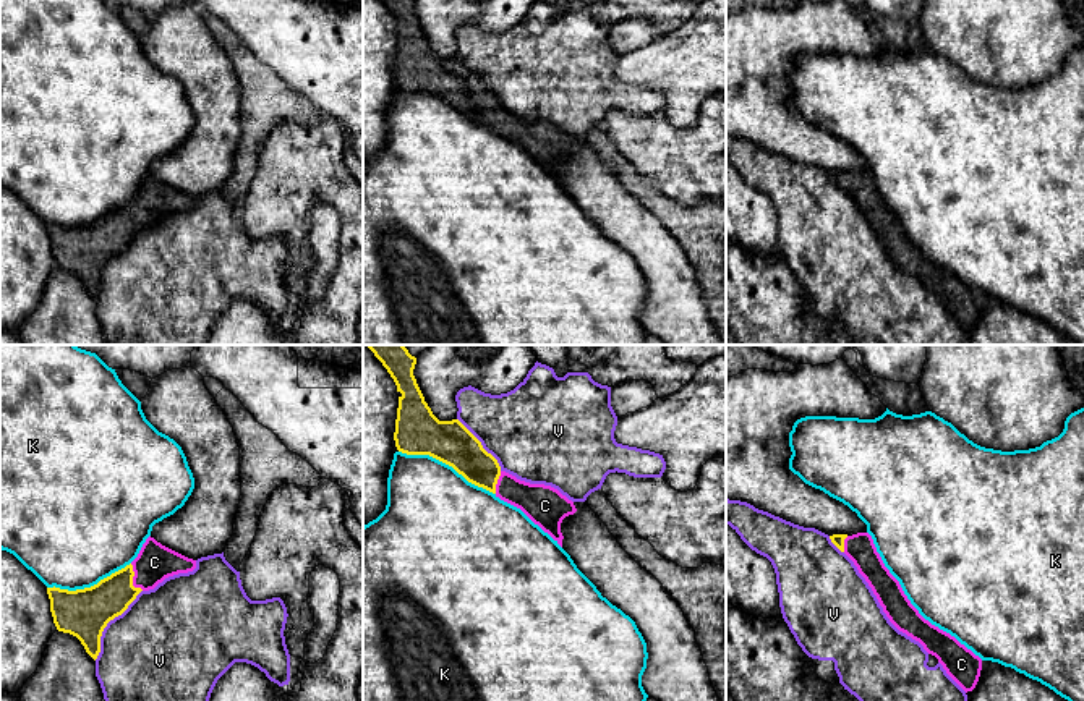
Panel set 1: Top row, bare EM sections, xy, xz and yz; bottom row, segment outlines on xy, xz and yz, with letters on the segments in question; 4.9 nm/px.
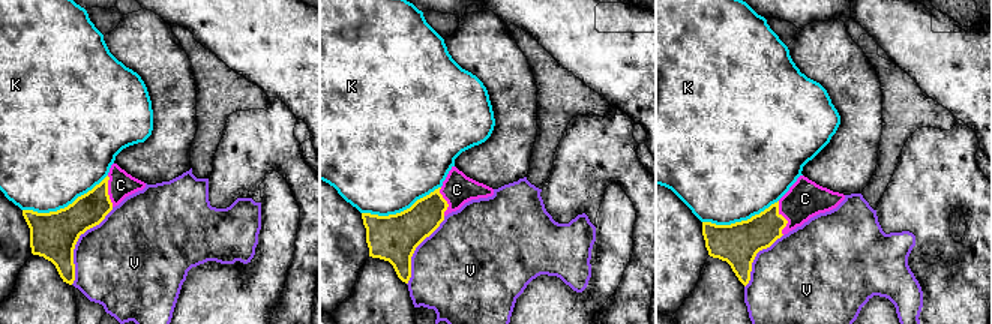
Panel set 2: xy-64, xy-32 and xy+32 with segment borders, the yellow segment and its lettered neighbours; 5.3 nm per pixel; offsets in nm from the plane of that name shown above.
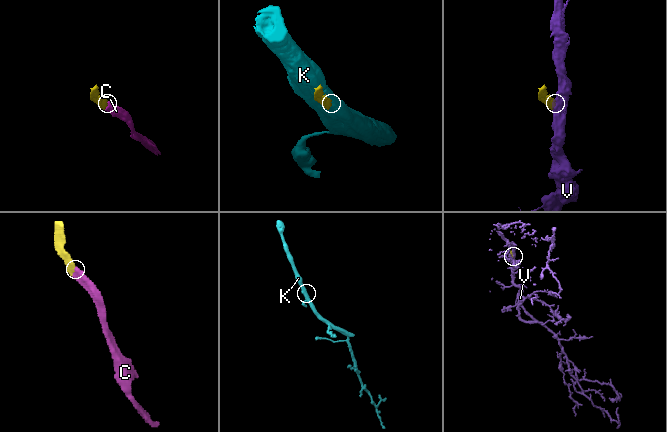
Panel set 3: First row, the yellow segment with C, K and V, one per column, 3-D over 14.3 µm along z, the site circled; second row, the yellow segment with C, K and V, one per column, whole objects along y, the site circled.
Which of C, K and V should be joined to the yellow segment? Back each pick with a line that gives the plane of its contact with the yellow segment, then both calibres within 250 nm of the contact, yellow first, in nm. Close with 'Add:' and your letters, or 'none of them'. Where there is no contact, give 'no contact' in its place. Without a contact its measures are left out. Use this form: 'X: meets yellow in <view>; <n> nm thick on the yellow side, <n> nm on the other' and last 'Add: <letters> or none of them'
C: meets yellow in xy; 220 nm thick on the yellow side, 190 nm on the other
Add: C

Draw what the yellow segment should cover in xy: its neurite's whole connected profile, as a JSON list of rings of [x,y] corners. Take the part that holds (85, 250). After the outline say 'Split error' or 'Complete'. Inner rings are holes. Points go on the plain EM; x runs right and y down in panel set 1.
[[[149,173],[130,202],[97,222],[76,228],[47,225],[53,261],[58,269],[76,274],[96,298],[104,266],[122,253],[141,228],[154,227],[165,215],[194,206],[196,198]]]. Split error

